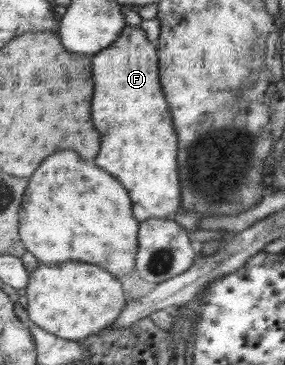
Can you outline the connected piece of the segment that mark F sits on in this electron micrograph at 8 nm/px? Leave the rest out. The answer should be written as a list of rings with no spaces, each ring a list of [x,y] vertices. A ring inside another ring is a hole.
[[[132,25],[125,28],[122,36],[115,41],[109,48],[97,52],[93,55],[95,69],[95,125],[99,125],[99,133],[103,133],[103,139],[127,139],[127,141],[103,141],[103,153],[99,153],[99,157],[95,157],[97,165],[103,165],[103,169],[111,169],[111,173],[115,173],[115,177],[119,177],[119,181],[123,181],[123,185],[127,185],[129,197],[131,201],[135,201],[135,217],[139,217],[139,221],[148,221],[152,218],[169,219],[171,213],[175,213],[181,207],[181,181],[179,181],[179,171],[177,171],[177,133],[173,127],[173,117],[167,105],[167,99],[161,91],[161,83],[159,83],[159,65],[157,65],[157,49],[149,43],[146,33],[140,26]]]

